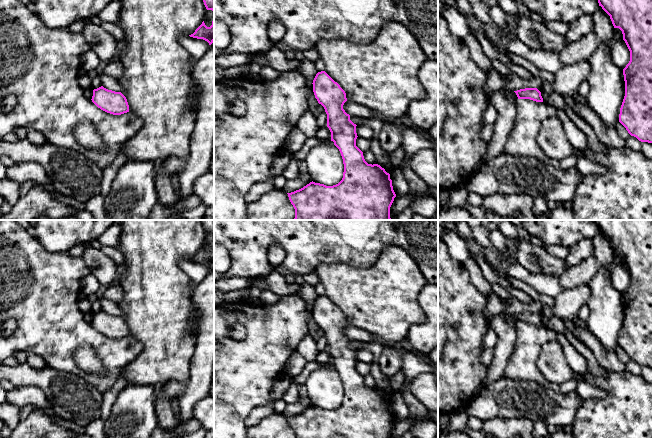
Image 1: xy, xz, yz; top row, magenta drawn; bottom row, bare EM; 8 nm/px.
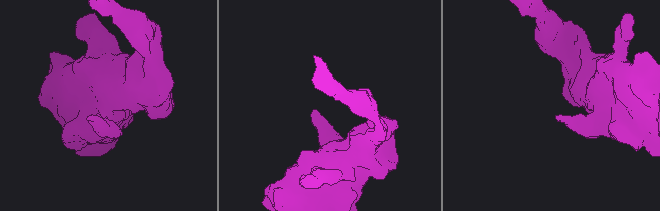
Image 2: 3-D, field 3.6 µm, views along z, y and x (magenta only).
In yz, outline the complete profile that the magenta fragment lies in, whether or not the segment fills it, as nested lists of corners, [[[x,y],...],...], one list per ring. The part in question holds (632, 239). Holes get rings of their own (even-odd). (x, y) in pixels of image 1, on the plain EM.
[[[596,220],[599,230],[619,252],[630,275],[630,285],[623,293],[625,320],[619,346],[631,360],[652,367],[652,220]]]

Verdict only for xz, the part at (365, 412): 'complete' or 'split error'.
complete

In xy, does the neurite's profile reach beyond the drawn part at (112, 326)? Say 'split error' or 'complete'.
complete

